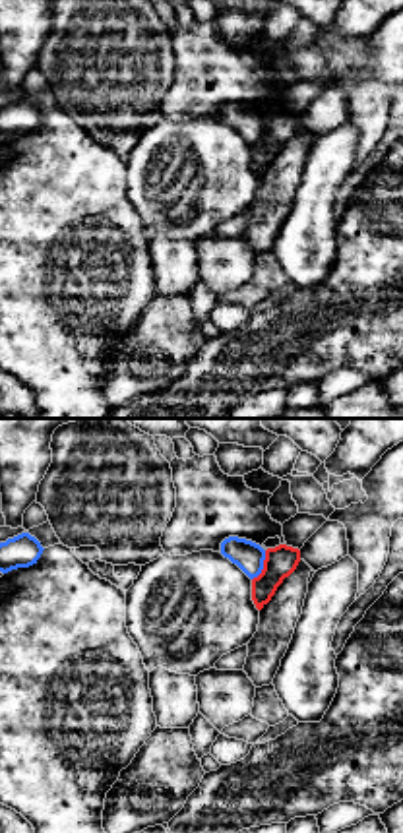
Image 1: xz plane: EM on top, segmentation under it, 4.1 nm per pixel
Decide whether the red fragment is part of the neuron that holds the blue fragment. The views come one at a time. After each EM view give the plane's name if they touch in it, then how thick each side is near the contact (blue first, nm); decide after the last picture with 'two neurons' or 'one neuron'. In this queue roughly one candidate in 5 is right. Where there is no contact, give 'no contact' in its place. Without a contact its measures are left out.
meets blue in xz; 120 nm thick on the blue side, 130 nm on the other

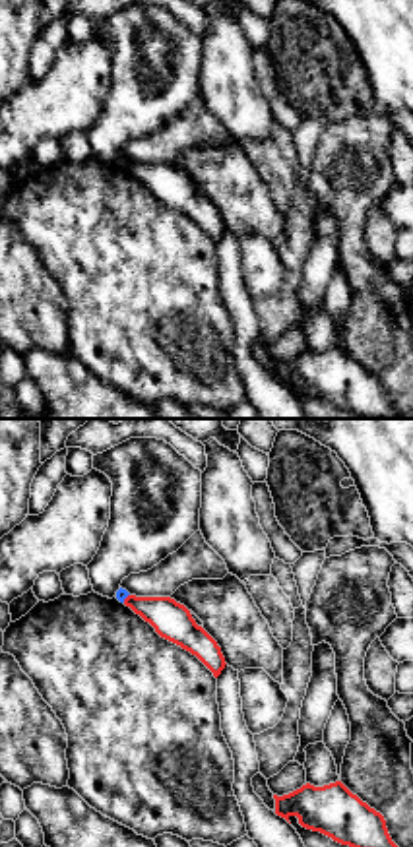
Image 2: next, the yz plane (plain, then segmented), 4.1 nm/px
meets blue in yz; 50 nm thick on the blue side, 160 nm on the other

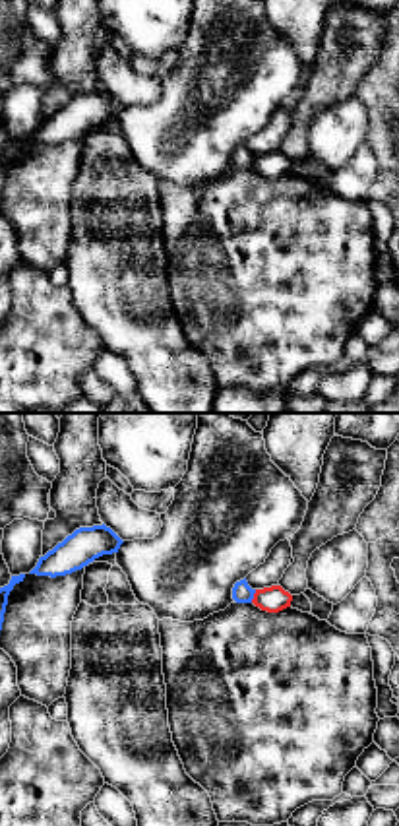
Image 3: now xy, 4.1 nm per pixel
meets blue in xy; 80 nm thick on the blue side, 110 nm on the other

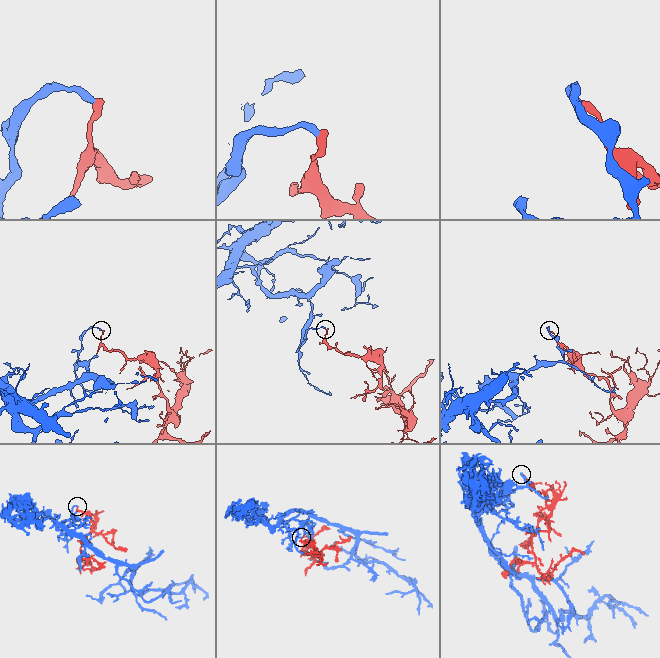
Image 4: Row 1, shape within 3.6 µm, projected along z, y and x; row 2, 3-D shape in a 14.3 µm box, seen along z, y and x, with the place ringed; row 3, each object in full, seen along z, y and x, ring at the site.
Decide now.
two neurons

